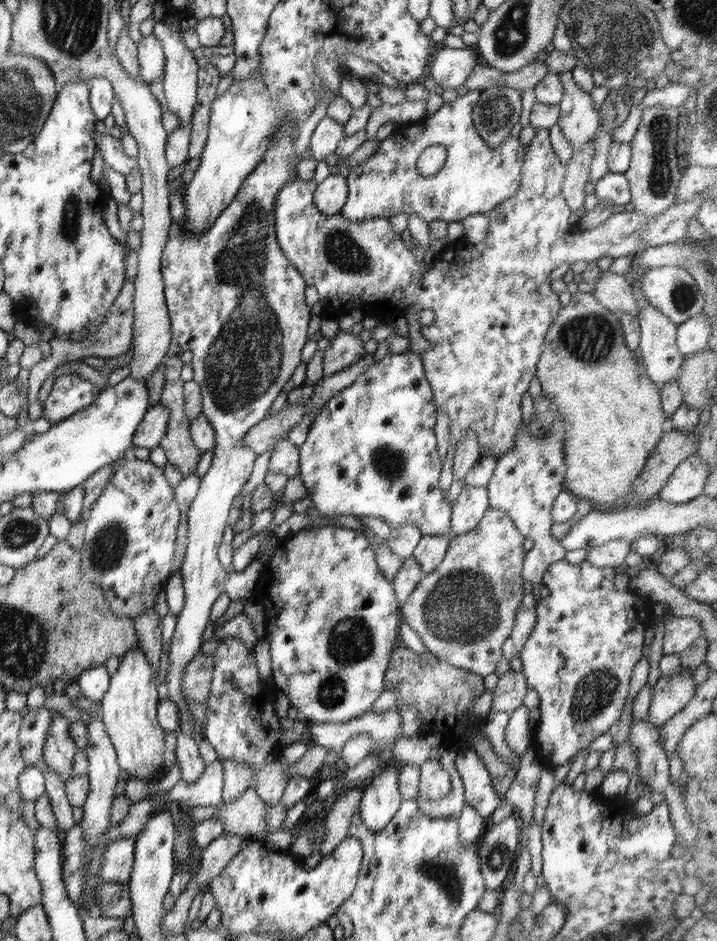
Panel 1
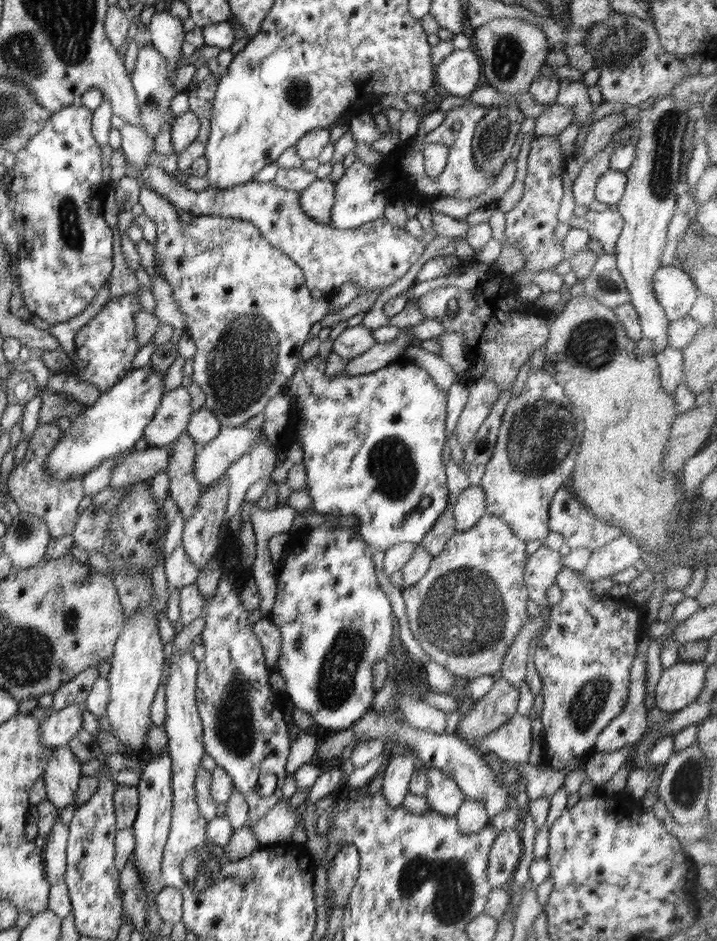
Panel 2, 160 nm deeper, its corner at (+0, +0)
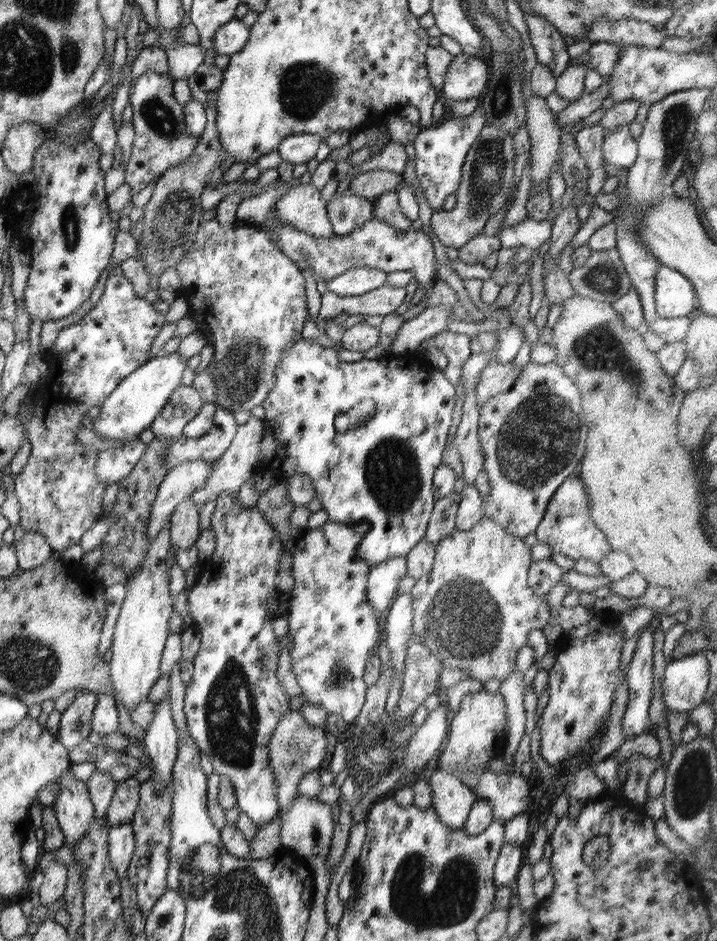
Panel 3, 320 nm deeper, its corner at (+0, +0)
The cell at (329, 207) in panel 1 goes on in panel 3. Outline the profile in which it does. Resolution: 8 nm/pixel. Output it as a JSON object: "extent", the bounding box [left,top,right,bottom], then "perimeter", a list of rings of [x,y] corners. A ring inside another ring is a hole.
{"extent":[273,184,335,238],"perimeter":[[[310,184],[290,188],[273,205],[277,218],[287,226],[316,238],[335,235],[326,201],[322,200],[321,192]]]}

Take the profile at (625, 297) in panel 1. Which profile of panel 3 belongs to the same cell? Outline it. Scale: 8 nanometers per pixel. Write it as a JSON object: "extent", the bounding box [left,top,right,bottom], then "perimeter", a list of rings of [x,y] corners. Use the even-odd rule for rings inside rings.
{"extent":[567,247,633,303],"perimeter":[[[616,247],[592,251],[584,266],[576,266],[567,277],[576,295],[598,302],[613,303],[633,287]]]}

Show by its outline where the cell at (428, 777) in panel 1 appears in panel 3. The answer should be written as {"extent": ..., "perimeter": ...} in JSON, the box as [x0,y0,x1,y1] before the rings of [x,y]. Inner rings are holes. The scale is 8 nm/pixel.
{"extent":[430,769,477,829],"perimeter":[[[437,769],[432,774],[430,786],[433,792],[432,808],[440,822],[454,829],[466,824],[470,809],[477,801],[475,792],[454,773]]]}

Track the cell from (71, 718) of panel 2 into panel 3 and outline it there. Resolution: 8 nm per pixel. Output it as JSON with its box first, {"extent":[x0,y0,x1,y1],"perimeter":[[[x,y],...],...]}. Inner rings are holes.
{"extent":[55,691,96,750],"perimeter":[[[78,691],[72,704],[61,713],[55,738],[68,750],[86,739],[93,738],[91,723],[96,703],[96,693]]]}

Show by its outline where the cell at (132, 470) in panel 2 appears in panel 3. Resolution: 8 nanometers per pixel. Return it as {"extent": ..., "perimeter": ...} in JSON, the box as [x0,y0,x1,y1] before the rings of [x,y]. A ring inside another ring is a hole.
{"extent":[165,405,239,470],"perimeter":[[[220,405],[214,411],[213,421],[214,426],[204,436],[187,441],[176,439],[167,446],[165,459],[169,470],[177,464],[192,460],[219,460],[231,445],[239,425],[234,415]]]}

